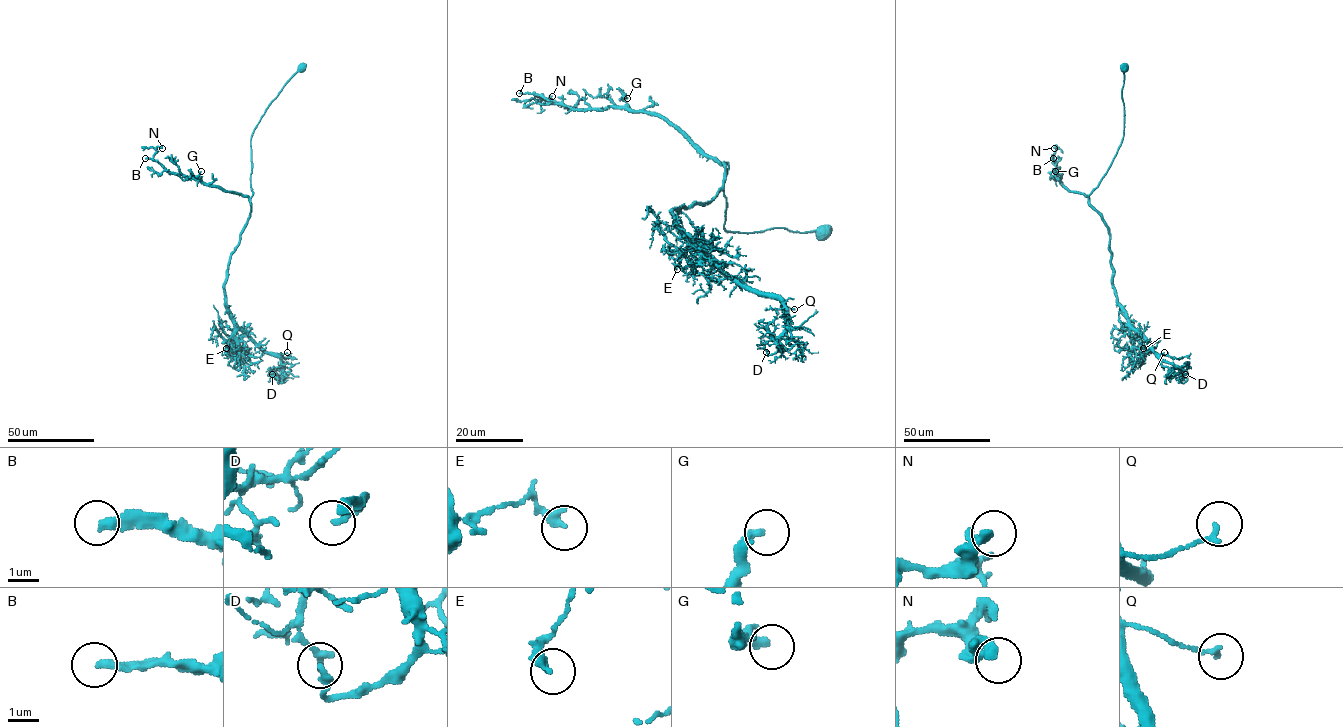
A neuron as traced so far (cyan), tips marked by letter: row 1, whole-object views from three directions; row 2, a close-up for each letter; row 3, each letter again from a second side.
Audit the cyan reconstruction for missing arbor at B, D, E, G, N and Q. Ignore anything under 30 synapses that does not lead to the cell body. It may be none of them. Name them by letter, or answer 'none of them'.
B

